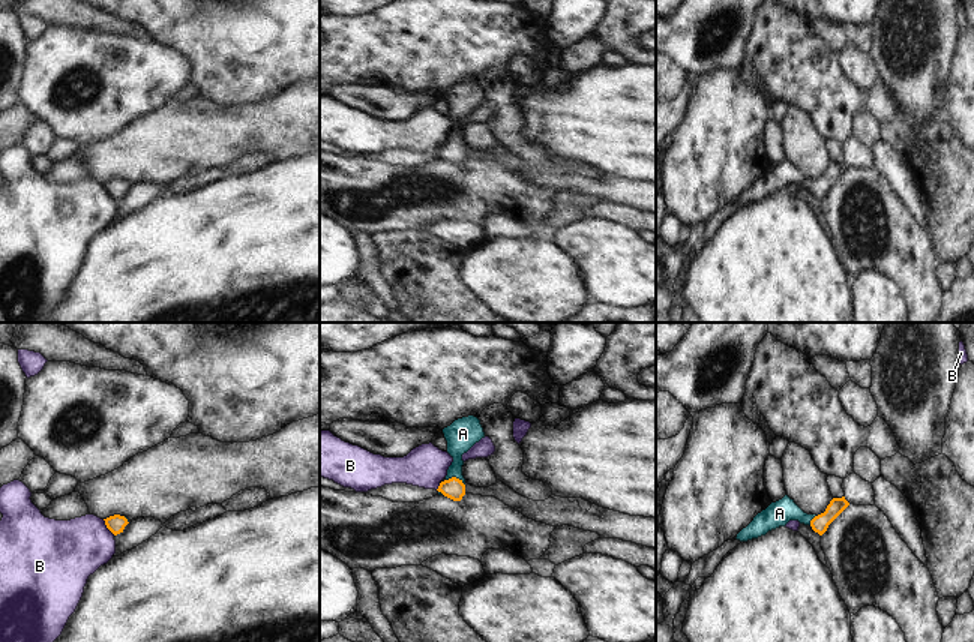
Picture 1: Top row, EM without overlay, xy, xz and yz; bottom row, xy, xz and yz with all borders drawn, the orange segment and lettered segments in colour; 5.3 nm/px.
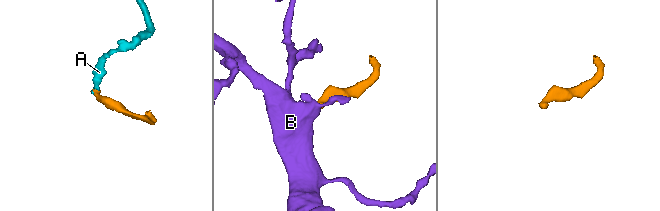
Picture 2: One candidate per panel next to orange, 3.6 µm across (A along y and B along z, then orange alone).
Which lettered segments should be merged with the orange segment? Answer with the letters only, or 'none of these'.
A

